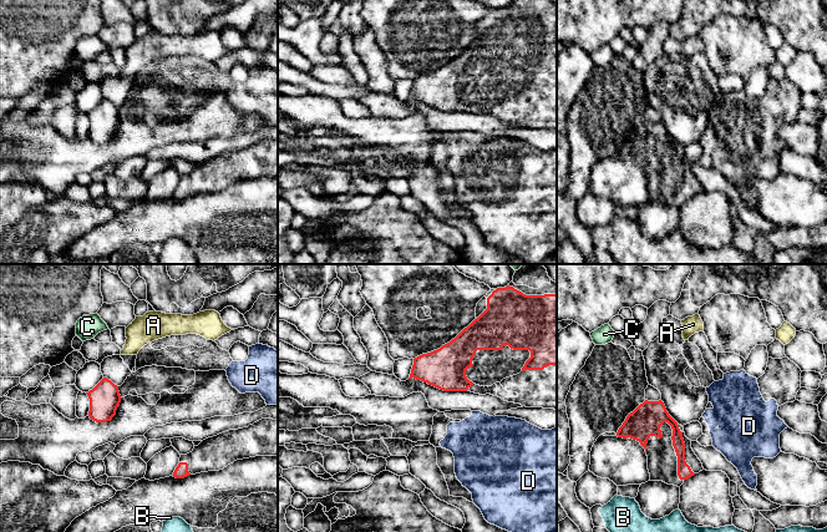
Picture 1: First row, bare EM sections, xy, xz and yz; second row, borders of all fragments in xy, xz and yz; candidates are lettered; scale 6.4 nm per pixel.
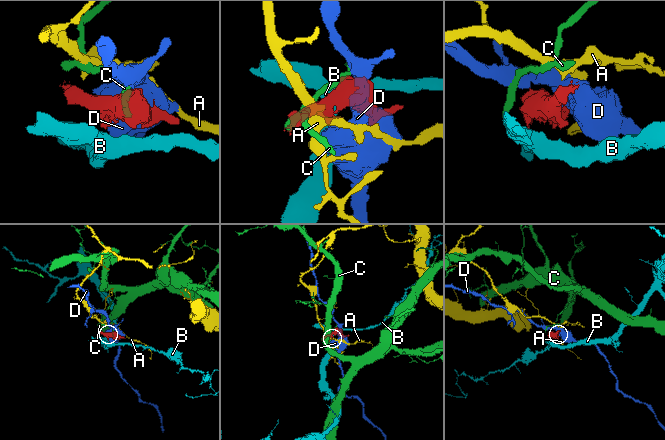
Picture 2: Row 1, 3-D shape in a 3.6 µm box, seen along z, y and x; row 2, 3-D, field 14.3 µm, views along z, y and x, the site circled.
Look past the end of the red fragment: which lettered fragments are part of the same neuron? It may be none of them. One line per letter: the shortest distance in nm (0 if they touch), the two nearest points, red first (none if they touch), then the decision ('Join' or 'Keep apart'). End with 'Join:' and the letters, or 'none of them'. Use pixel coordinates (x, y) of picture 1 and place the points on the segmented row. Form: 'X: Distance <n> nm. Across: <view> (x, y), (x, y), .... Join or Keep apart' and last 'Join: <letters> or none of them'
A: Distance 180 nm. Across: xy (106, 378), (121, 354). Keep apart
B: Distance 190 nm. Across: yz (684, 480), (678, 508). Keep apart
C: Distance 110 nm. Across: xz (508, 285), (515, 269). Keep apart
D: Distance 140 nm. Across: xz (466, 390), (472, 411). Keep apart
Join: none of them

